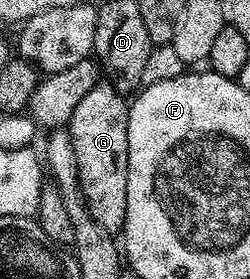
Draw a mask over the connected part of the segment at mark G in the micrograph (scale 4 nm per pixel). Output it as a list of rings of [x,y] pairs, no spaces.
[[[99,81],[91,93],[87,93],[87,97],[75,105],[67,124],[85,204],[94,221],[110,233],[124,232],[127,217],[128,120],[129,103],[126,96],[112,82]]]

